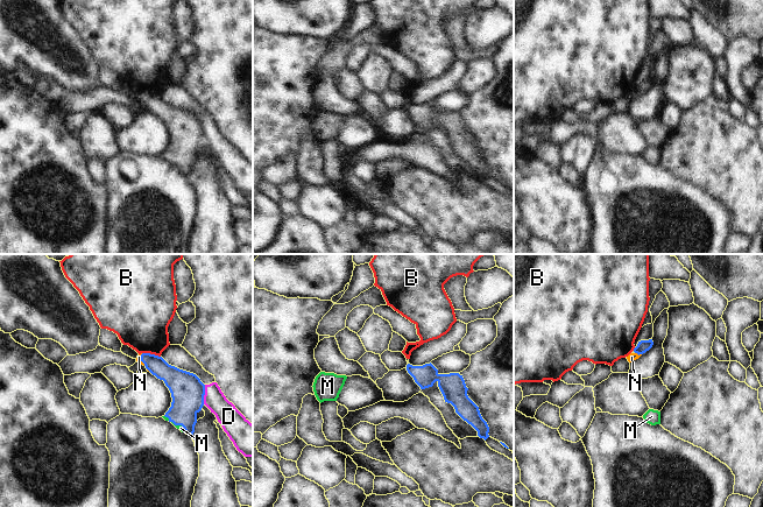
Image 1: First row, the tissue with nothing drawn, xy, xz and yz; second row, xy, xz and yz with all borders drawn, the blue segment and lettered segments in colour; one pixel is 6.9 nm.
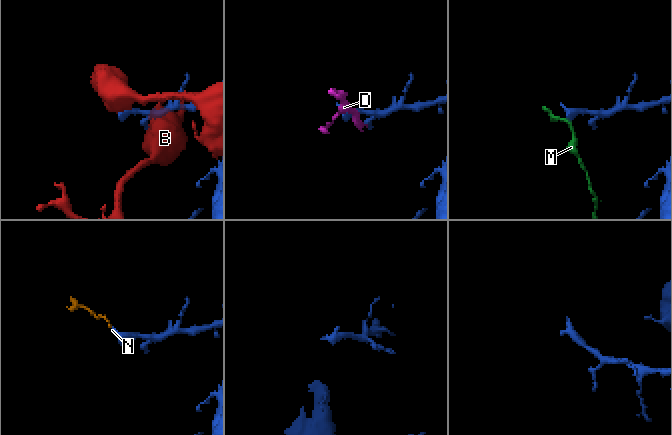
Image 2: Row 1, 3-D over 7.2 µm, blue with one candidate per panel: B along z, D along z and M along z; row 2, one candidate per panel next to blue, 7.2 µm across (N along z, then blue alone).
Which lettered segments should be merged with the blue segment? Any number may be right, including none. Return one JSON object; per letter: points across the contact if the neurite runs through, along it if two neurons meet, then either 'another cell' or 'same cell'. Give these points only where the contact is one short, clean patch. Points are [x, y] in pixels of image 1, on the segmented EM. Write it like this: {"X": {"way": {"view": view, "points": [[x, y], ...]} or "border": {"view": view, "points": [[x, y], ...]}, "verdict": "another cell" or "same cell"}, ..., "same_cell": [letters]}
{"B": {"verdict": "another cell"}, "D": {"border": {"view": "xy", "points": [[205, 385], [203, 403]]}, "verdict": "another cell"}, "M": {"way": {"view": "xy", "points": [[186, 389], [186, 402], [179, 424], [181, 428]]}, "verdict": "same cell"}, "N": {"way": {"view": "yz", "points": [[643, 345], [638, 354], [631, 357]]}, "verdict": "same cell"}, "same_cell": ["M", "N"]}

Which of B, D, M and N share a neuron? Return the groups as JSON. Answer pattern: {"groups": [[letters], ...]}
{"groups": [["B"], ["D"], ["M", "N"]]}

